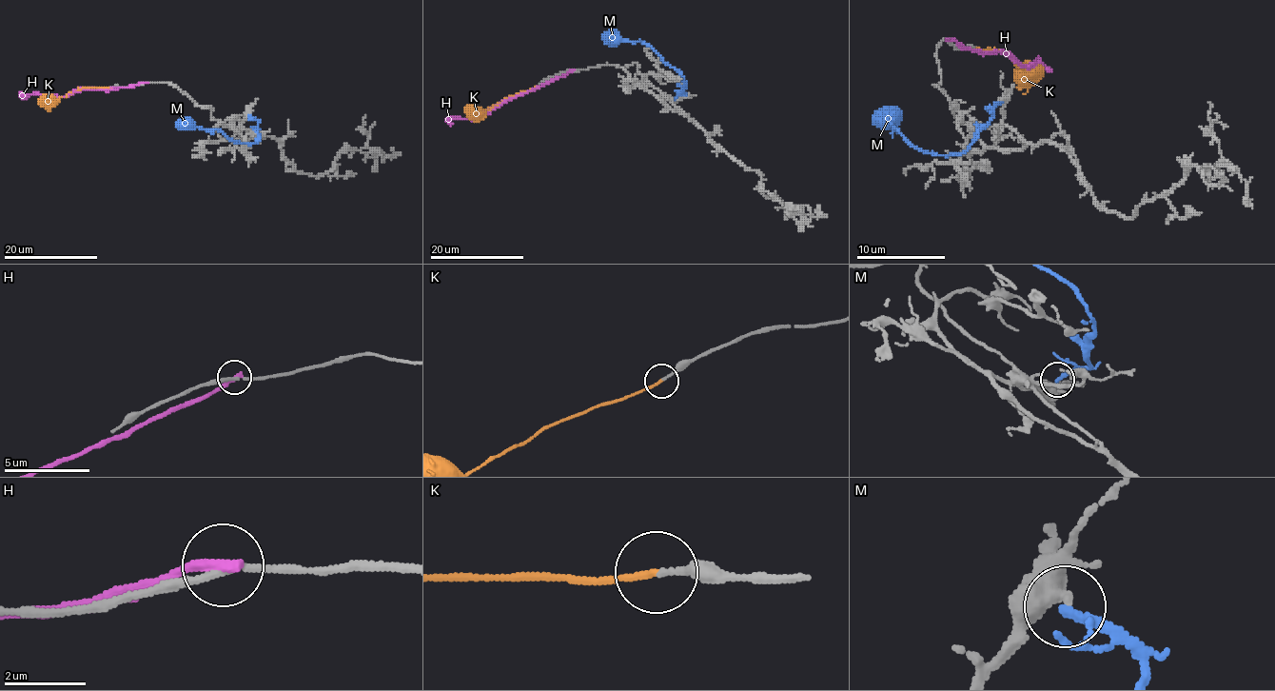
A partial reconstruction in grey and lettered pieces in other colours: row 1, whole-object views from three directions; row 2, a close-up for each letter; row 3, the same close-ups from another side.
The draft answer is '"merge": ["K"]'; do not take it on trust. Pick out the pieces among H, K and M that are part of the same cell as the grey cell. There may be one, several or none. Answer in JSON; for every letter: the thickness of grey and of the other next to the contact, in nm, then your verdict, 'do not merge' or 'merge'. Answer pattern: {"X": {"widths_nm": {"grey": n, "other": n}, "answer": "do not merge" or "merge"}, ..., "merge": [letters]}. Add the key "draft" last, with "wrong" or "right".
{"H": {"widths_nm": {"grey": 160, "other": 280}, "answer": "do not merge"}, "K": {"widths_nm": {"grey": 150, "other": 150}, "answer": "merge"}, "M": {"widths_nm": {"grey": 380, "other": 240}, "answer": "do not merge"}, "merge": ["K"], "draft": "right"}

